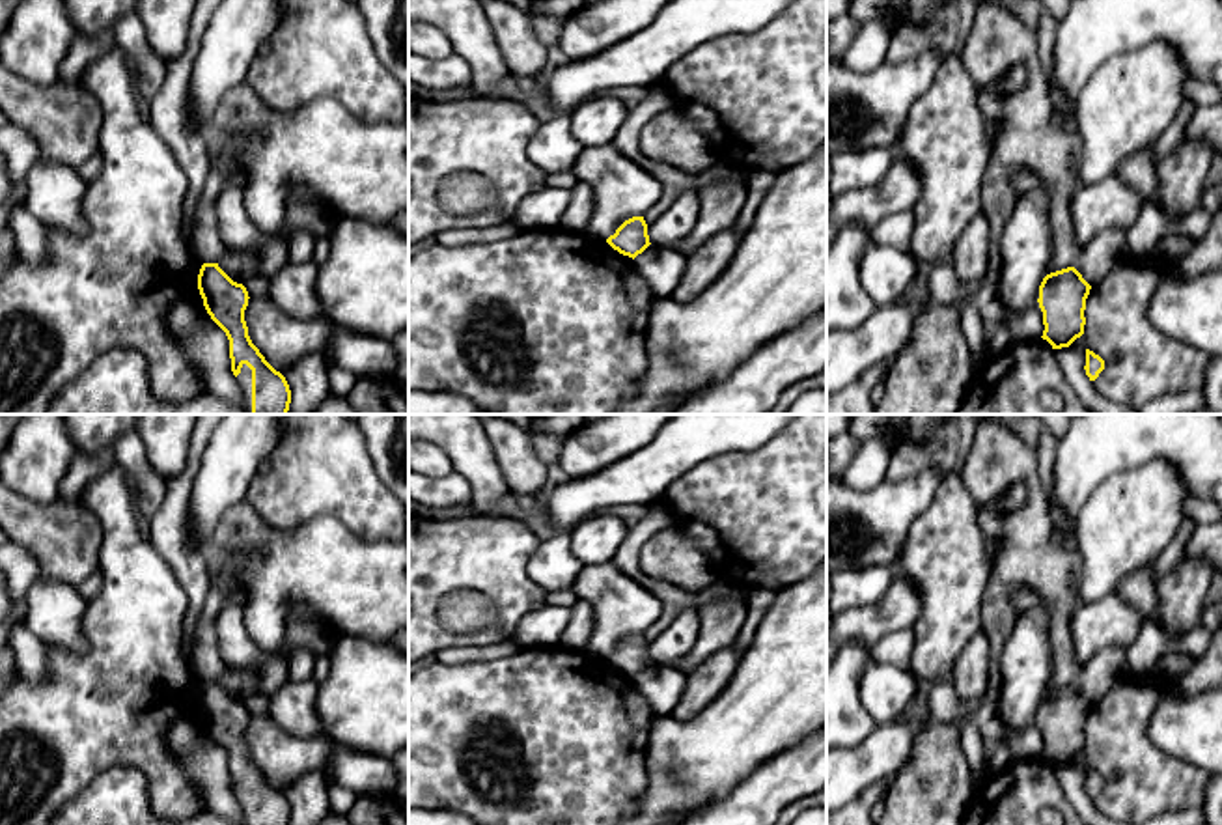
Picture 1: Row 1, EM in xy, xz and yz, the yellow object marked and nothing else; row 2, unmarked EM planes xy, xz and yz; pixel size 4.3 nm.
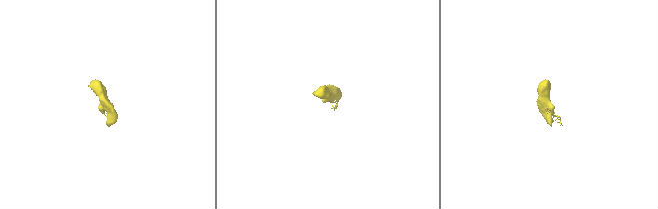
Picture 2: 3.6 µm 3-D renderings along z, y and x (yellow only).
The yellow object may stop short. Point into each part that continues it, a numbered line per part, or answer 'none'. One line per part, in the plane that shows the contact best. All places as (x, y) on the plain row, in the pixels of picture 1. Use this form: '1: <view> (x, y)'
1: xy (245, 796)

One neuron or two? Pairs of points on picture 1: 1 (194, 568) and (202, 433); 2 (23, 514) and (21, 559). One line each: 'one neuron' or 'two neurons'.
1: one neuron
2: two neurons

